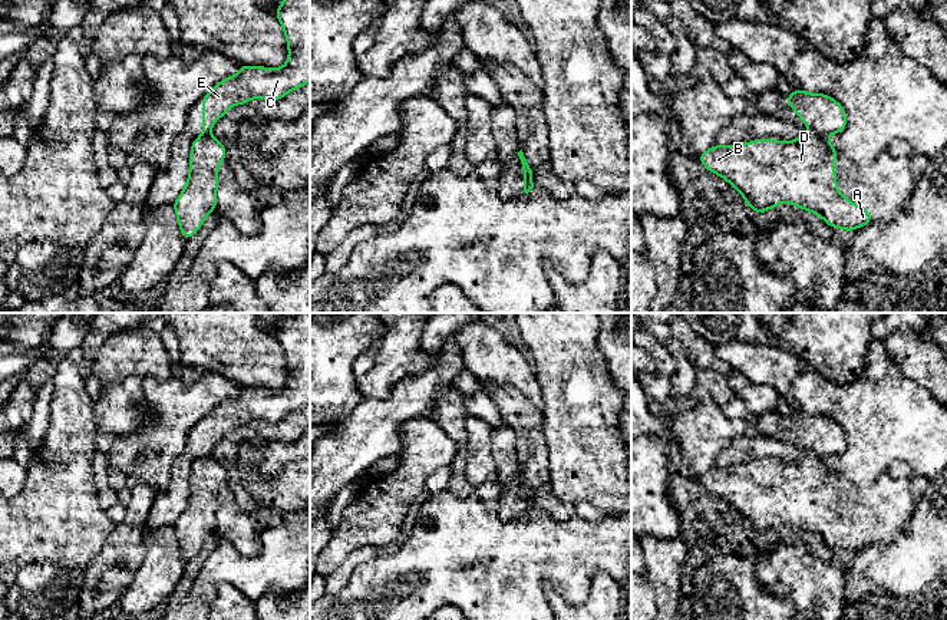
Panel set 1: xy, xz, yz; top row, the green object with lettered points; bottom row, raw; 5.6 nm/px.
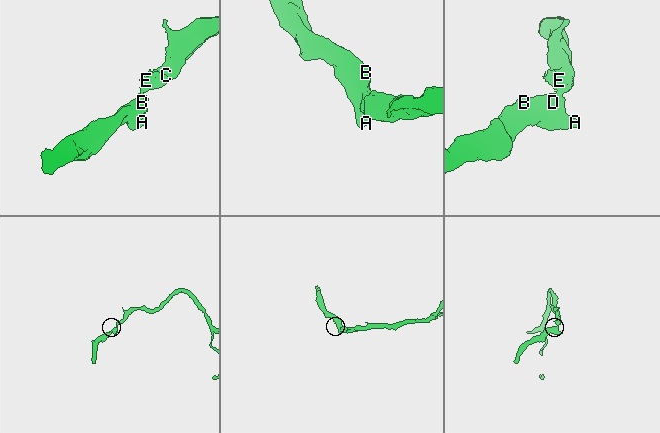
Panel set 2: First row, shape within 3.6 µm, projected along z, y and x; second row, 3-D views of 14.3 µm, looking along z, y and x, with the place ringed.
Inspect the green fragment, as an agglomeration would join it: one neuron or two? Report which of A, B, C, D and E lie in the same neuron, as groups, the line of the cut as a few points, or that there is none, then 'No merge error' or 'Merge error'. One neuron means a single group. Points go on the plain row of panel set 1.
Groups: A B D / C E. Split along yz (811, 452), (825, 459). Merge error

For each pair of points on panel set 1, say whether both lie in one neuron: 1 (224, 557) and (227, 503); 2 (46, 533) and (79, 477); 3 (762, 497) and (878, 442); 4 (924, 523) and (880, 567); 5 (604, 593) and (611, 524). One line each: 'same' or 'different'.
1: different
2: same
3: different
4: same
5: different

